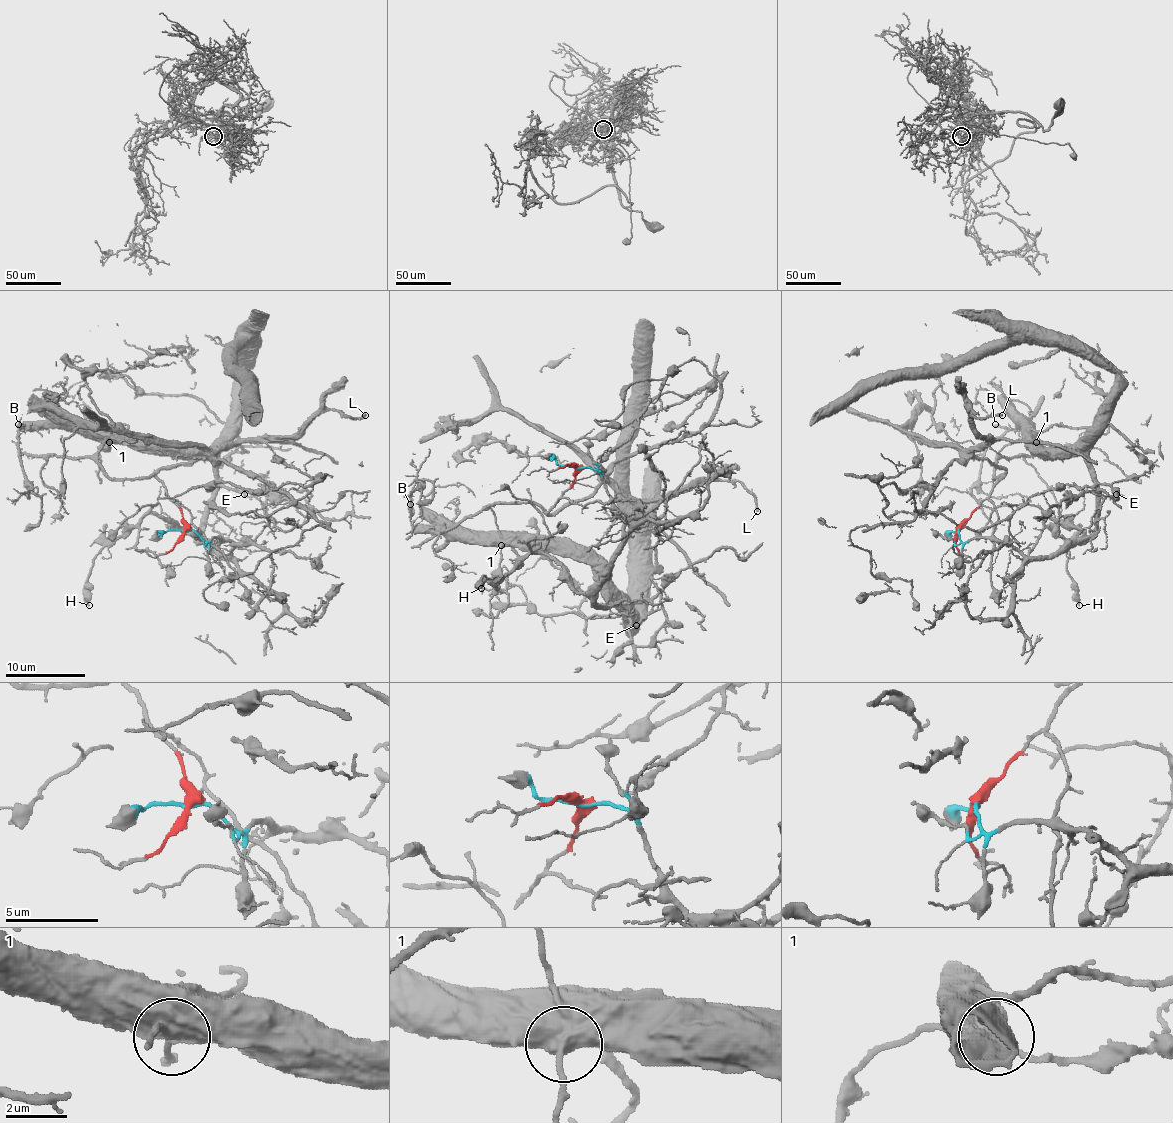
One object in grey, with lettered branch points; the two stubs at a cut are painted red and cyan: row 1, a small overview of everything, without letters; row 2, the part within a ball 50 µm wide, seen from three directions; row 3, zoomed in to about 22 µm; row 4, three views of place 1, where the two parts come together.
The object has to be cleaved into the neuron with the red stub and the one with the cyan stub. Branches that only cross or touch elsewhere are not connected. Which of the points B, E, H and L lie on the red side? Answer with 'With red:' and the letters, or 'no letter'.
With red: L

